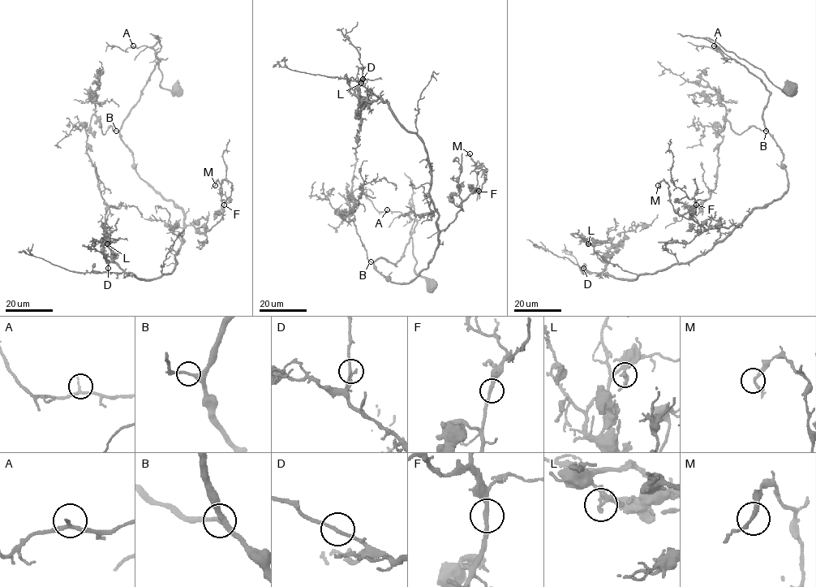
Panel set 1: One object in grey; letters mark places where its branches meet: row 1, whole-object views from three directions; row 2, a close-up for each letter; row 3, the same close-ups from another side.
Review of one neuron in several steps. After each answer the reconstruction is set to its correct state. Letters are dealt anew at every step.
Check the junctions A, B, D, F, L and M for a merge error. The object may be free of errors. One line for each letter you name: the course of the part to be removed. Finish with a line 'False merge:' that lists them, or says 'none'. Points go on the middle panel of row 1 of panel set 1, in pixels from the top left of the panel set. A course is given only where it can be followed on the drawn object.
False merge: none

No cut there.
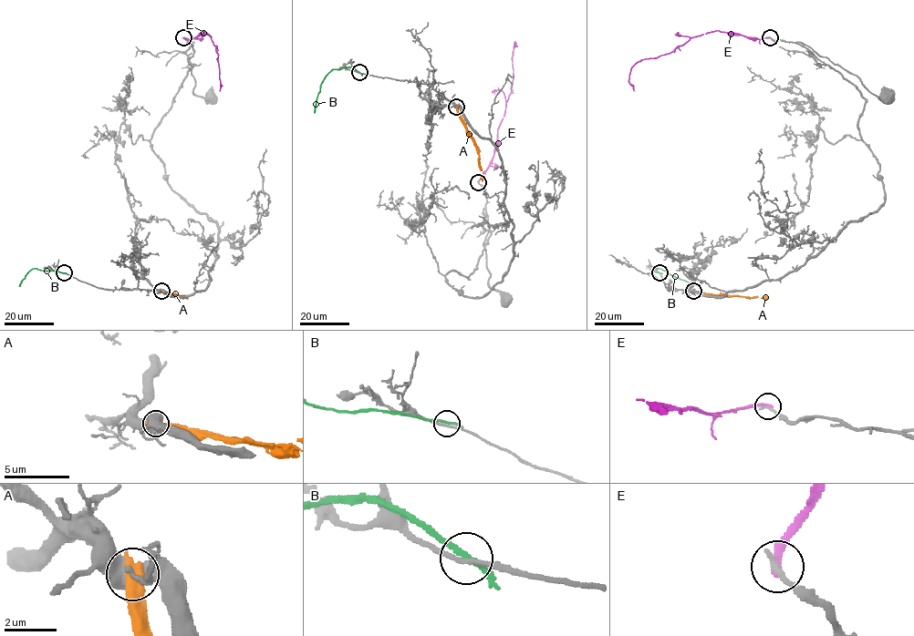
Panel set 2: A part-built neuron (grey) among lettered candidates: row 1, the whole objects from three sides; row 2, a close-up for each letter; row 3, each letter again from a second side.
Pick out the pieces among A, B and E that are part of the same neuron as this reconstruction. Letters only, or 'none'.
none

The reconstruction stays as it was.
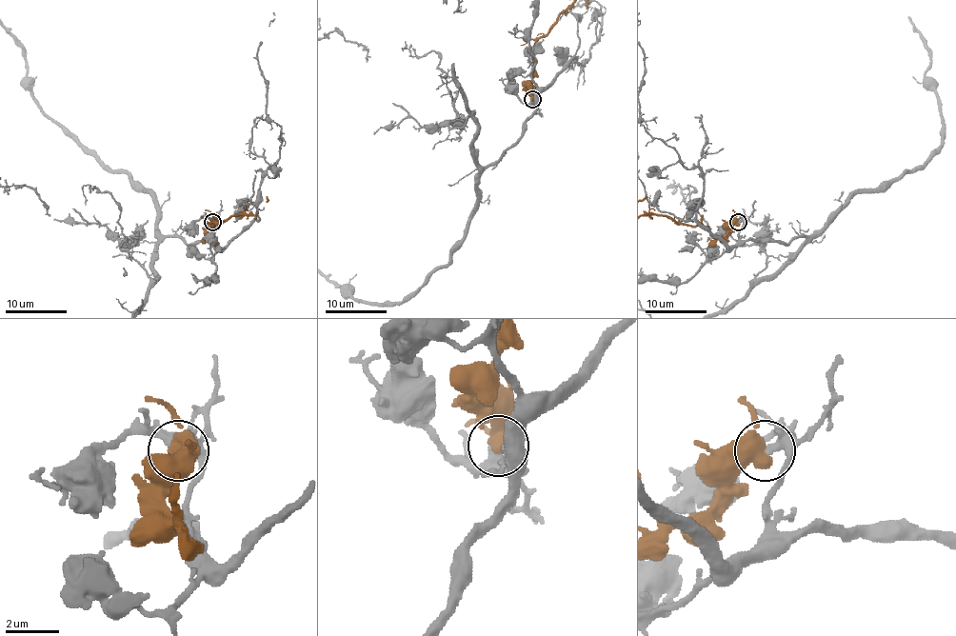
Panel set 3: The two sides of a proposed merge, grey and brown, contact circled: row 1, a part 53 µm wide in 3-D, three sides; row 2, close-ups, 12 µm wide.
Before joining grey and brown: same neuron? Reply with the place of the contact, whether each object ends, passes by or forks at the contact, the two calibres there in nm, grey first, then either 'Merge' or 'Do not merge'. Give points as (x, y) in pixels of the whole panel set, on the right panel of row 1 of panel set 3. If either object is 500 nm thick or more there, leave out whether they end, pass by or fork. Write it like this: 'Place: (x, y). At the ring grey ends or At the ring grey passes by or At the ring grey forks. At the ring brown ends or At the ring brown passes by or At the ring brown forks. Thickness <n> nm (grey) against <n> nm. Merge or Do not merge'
Place: (738, 222). Thickness 380 nm (grey) against 550 nm. Merge

